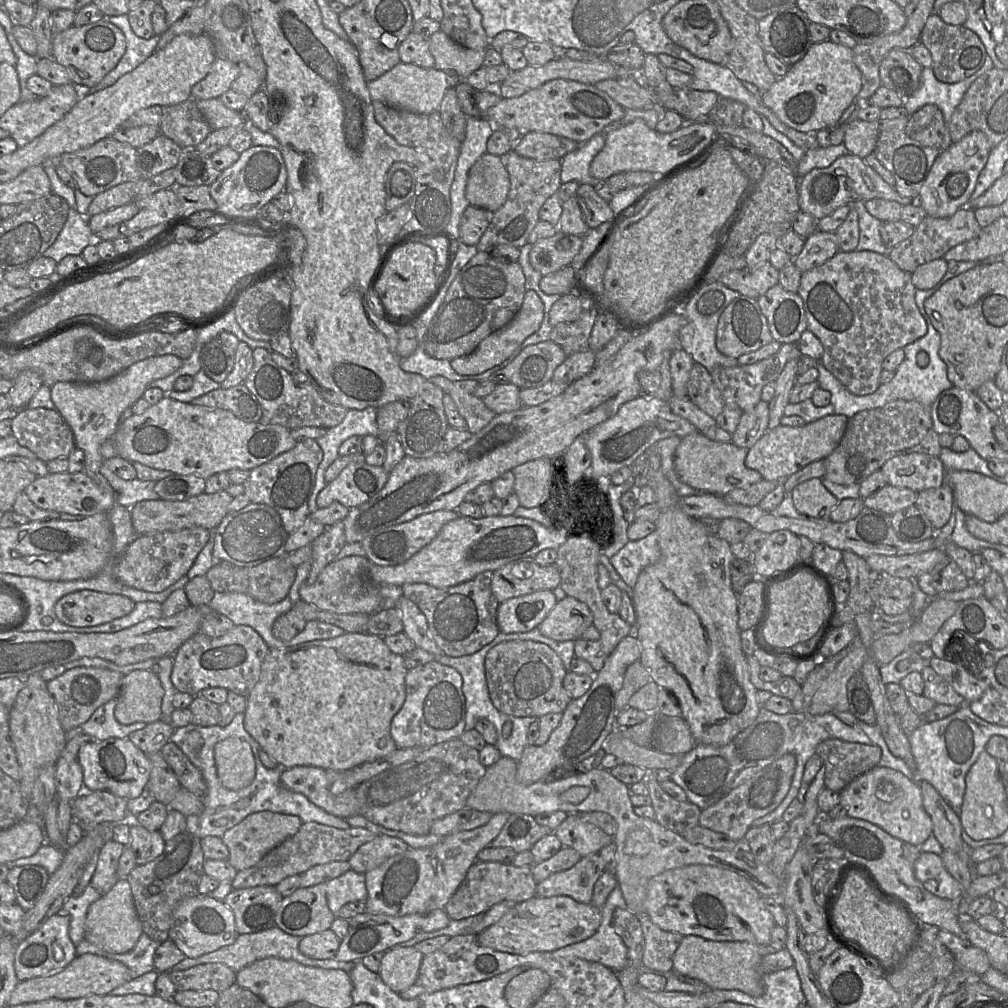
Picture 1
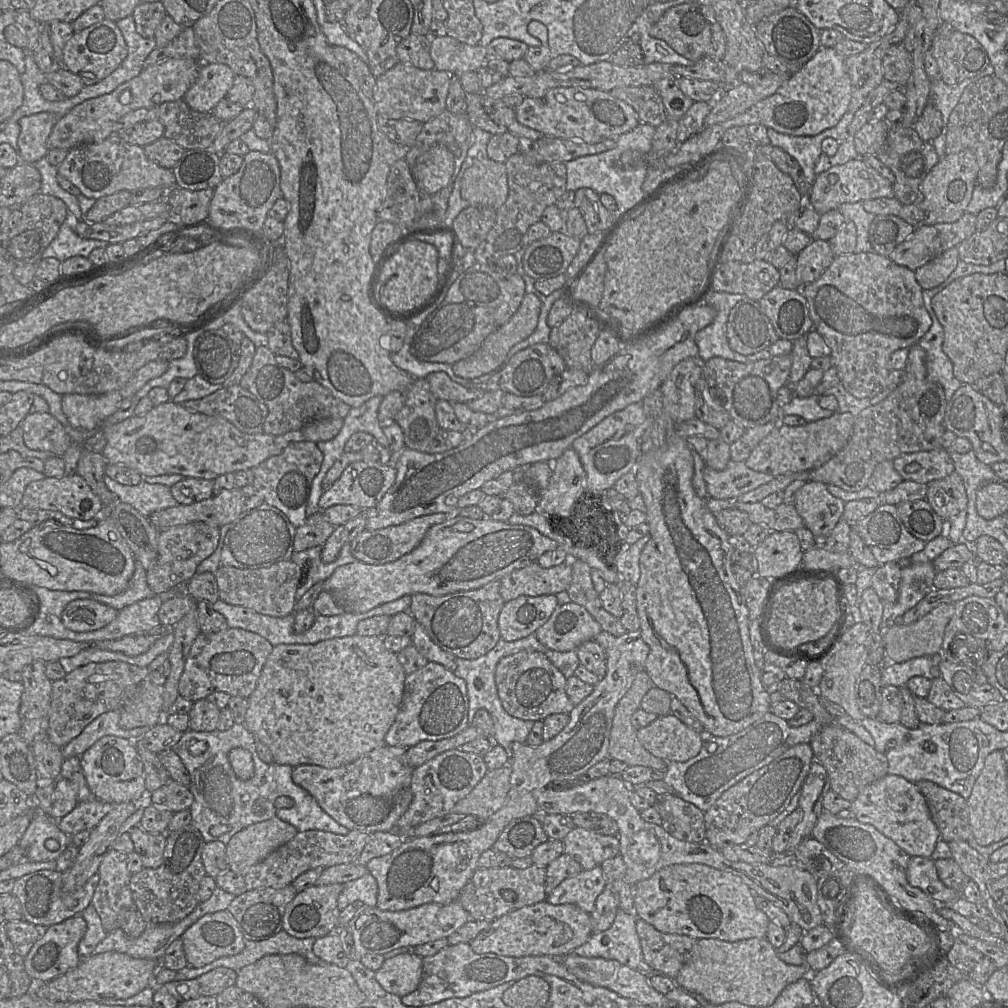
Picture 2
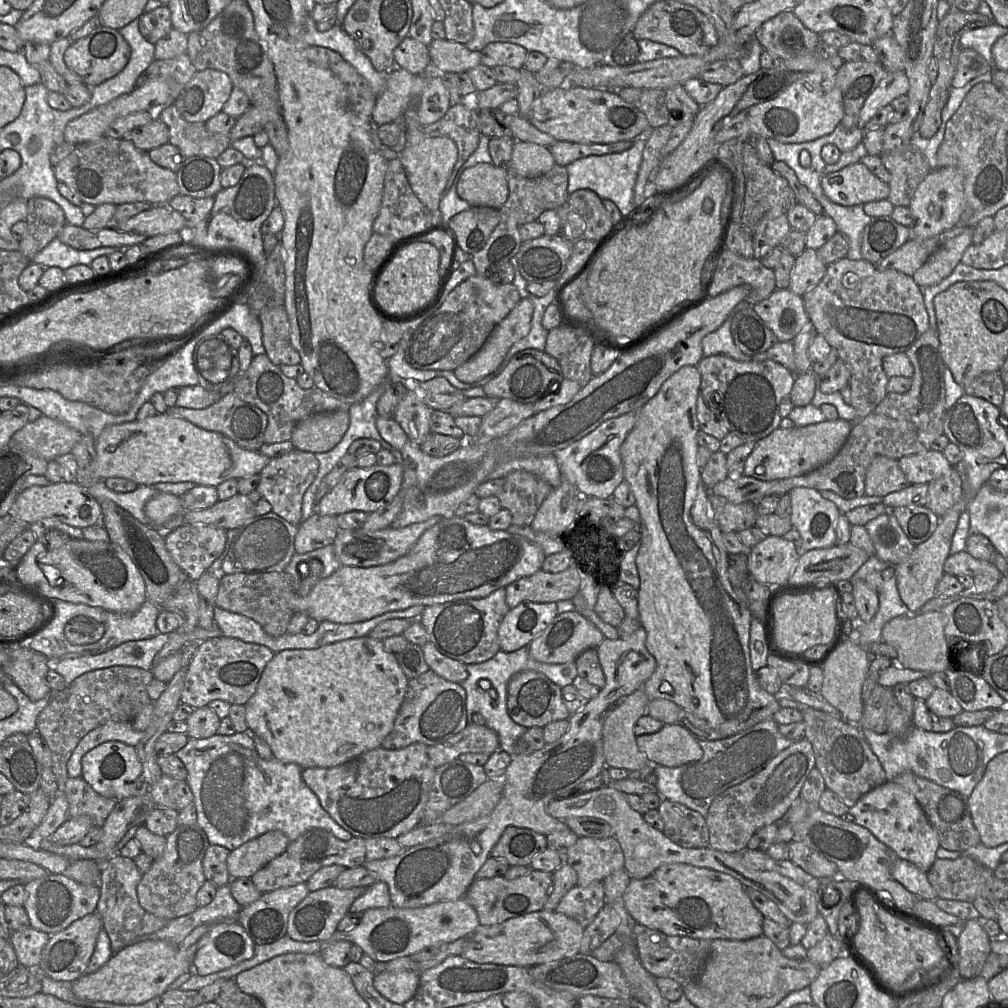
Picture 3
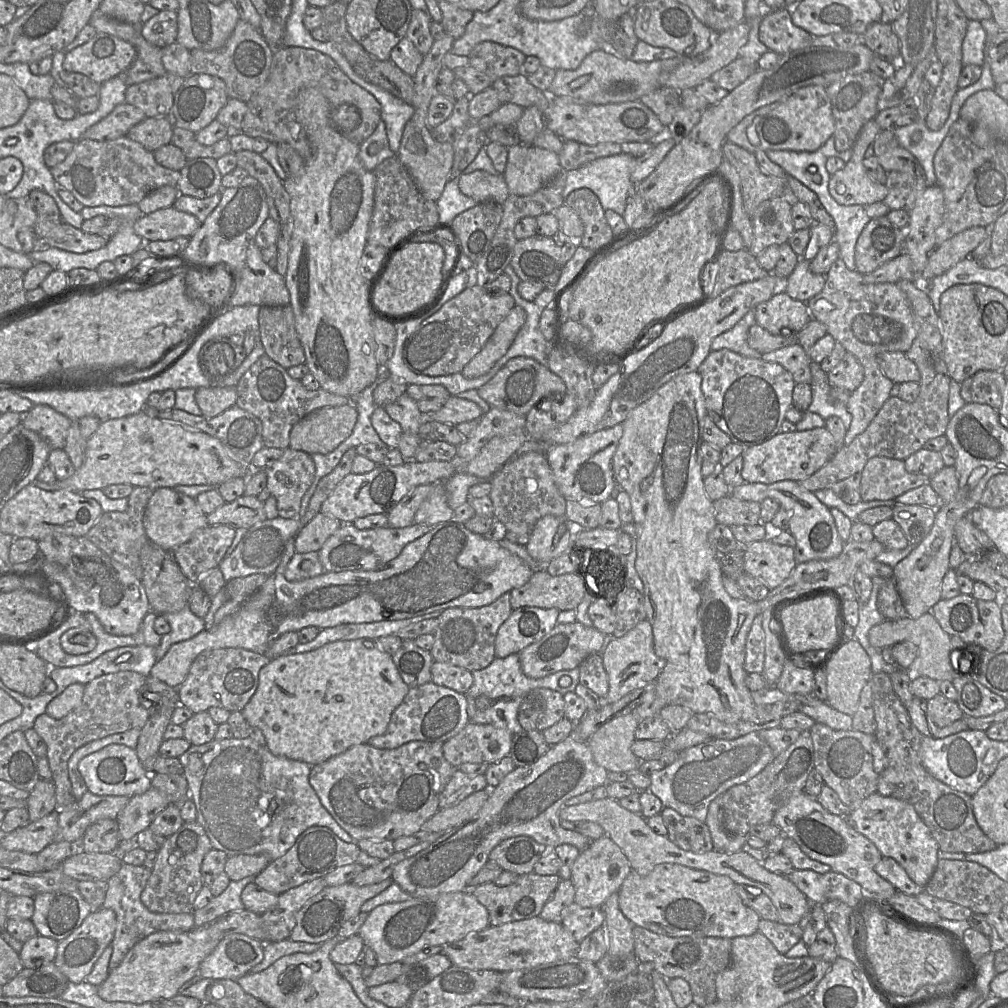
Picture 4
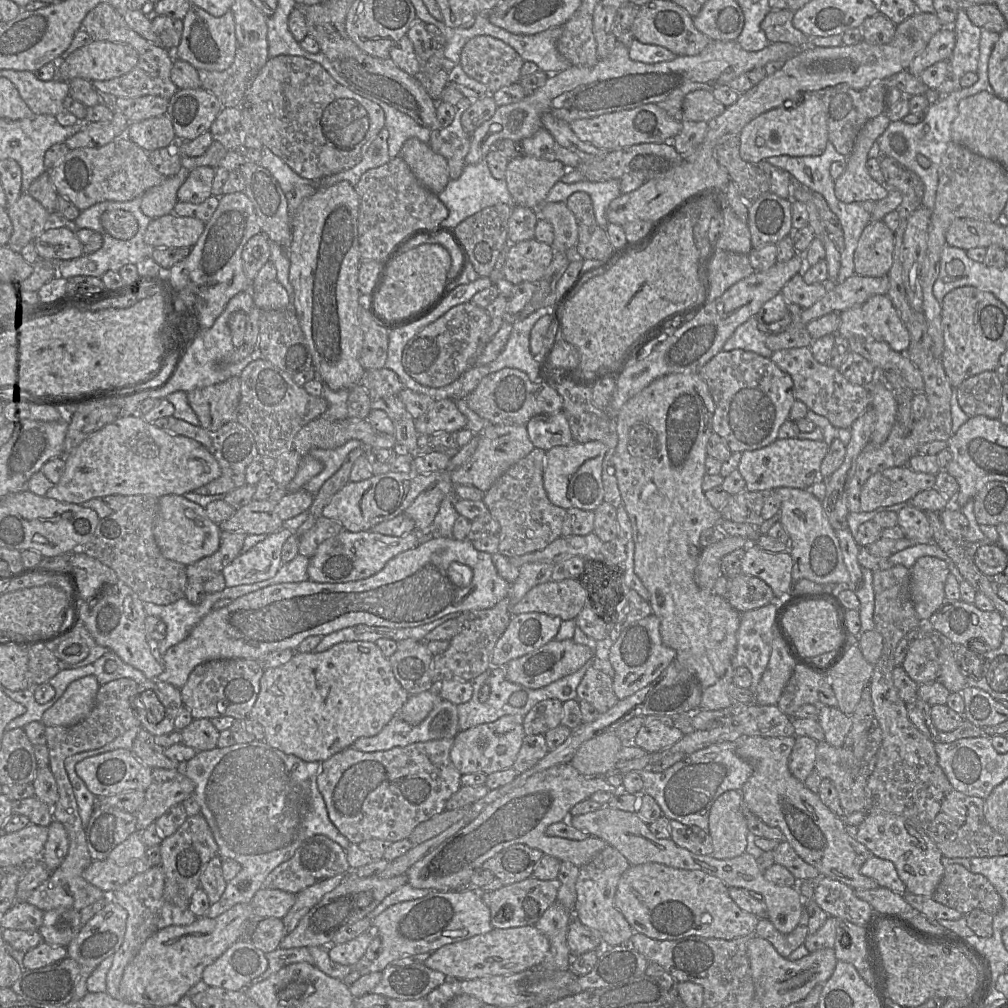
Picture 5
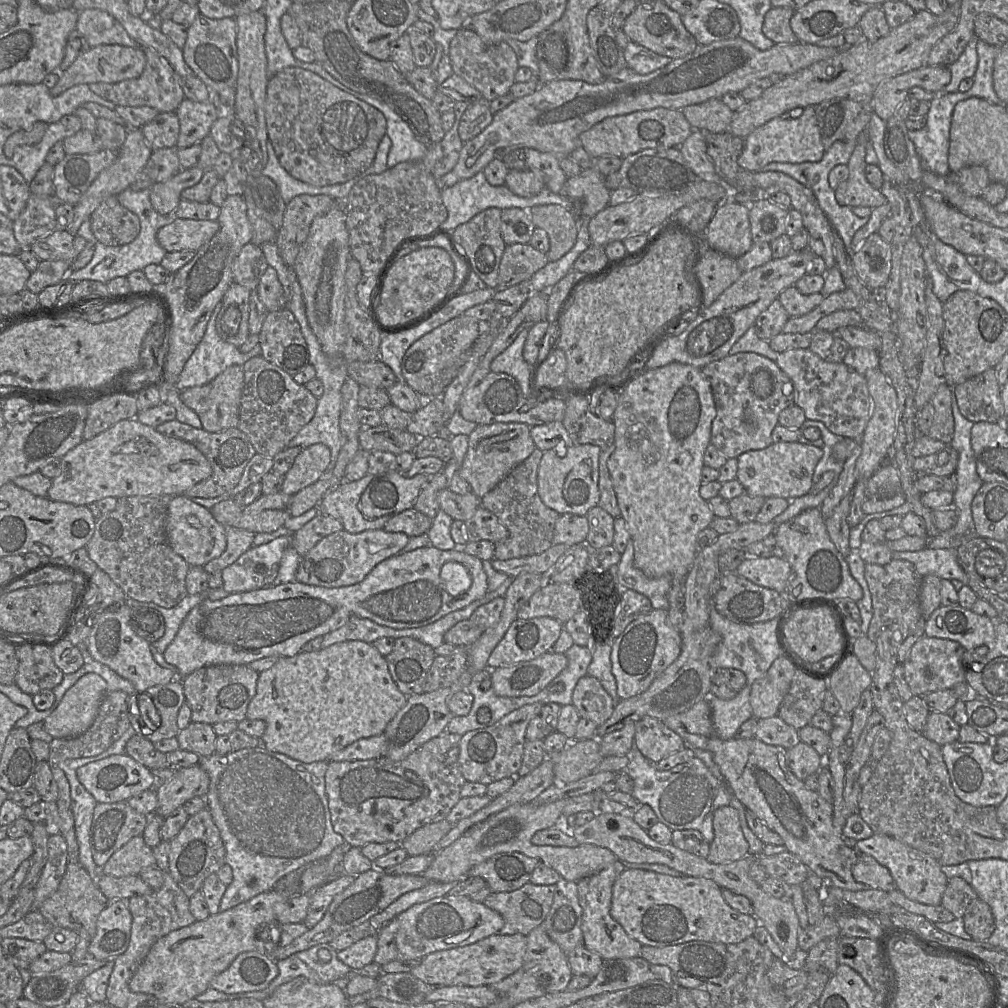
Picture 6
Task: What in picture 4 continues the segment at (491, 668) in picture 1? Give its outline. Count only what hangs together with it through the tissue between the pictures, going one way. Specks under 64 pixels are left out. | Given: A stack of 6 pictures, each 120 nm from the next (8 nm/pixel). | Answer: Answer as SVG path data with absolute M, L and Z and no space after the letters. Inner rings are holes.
M536 688L522 700L518 722L524 731L544 731L565 718L563 695L548 689Z

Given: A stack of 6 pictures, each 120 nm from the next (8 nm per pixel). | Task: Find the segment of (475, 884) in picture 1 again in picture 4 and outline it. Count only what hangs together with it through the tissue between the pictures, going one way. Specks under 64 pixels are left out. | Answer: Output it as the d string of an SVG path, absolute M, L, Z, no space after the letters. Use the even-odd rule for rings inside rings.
M535 872L519 876L517 881L508 886L498 886L494 882L472 888L471 893L487 909L491 926L530 919L539 916L545 903L551 898L560 882L557 875L539 875Z

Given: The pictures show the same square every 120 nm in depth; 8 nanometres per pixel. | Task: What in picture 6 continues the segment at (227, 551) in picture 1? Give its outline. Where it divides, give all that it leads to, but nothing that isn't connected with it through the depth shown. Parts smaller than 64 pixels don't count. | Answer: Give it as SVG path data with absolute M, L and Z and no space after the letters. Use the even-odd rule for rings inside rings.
M288 536L252 546L222 570L223 589L233 594L263 589L272 584L277 577L283 553L289 546Z

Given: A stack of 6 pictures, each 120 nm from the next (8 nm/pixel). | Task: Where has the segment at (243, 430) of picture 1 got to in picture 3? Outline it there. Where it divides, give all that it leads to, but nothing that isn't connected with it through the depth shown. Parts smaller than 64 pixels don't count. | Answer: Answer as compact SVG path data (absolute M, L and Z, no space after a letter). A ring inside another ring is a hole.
M158 413L144 420L107 426L95 440L96 477L106 480L121 477L138 485L160 482L193 482L217 487L229 479L240 479L261 470L271 460L260 451L246 450L230 438L192 424L182 417Z

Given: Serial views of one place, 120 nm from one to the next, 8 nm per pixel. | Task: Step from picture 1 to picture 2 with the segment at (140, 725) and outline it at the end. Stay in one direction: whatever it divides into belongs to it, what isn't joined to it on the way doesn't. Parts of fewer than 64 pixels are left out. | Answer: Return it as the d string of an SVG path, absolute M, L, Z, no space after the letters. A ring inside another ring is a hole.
M113 710L105 712L95 718L85 729L64 748L62 755L64 759L81 755L105 736L117 736L128 739L132 743L141 740L142 736L149 730L149 727L138 727L133 729L123 729L119 725L120 711Z

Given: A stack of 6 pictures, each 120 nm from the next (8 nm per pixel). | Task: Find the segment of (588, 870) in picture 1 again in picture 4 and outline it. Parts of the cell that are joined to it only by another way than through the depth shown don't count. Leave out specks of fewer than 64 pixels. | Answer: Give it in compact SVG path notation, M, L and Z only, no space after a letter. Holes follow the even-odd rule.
M575 902L563 909L561 917L562 925L577 943L604 924L602 908L585 908Z

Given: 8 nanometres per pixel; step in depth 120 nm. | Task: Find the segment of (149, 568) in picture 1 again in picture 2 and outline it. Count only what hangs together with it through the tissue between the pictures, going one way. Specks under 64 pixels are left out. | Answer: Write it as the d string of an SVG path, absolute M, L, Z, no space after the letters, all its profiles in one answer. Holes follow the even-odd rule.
M191 523L159 530L157 564L146 573L151 590L160 594L185 585L196 574L198 565L217 549L219 540L220 527L206 523Z

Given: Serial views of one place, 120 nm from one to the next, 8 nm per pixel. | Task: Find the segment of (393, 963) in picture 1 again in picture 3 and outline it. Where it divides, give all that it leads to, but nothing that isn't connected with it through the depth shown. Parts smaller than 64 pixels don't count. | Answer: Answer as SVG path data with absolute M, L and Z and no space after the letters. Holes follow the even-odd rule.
M416 971L380 972L375 975L373 985L387 1000L403 1005L416 993L420 973Z

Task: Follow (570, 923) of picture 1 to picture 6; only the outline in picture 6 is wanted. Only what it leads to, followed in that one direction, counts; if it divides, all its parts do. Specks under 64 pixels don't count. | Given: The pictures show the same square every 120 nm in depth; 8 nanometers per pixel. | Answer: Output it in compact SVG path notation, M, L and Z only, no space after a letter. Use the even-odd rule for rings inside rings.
M494 934L473 944L440 950L423 957L420 964L411 970L418 979L433 986L484 986L493 985L516 972L525 960L527 936L523 934Z

